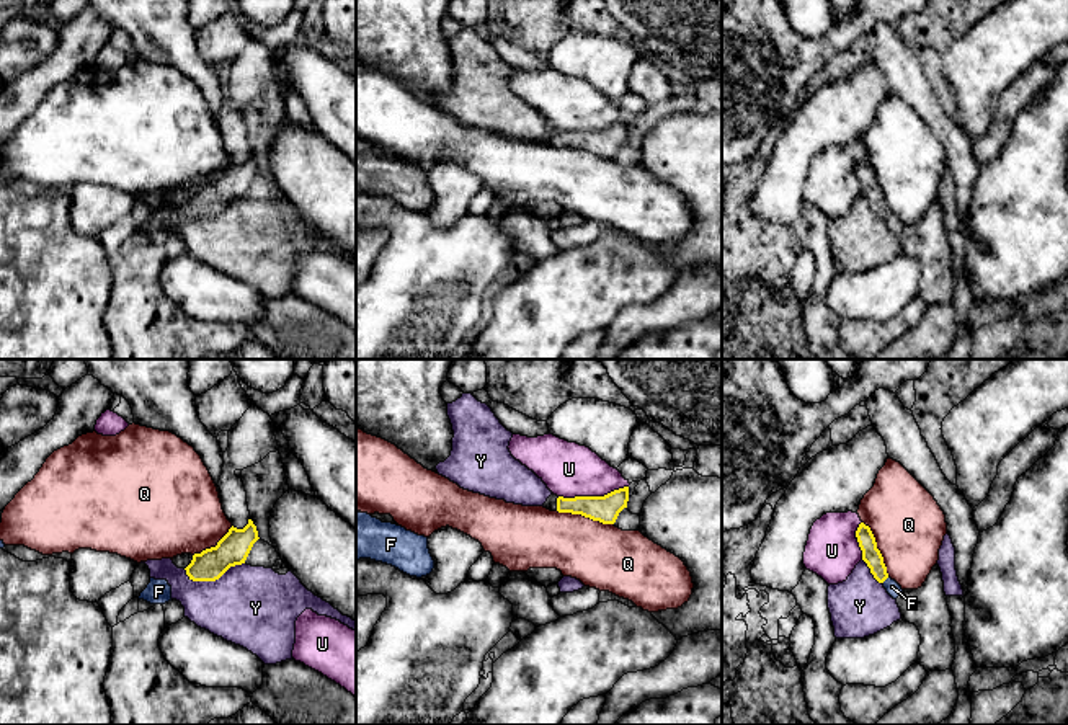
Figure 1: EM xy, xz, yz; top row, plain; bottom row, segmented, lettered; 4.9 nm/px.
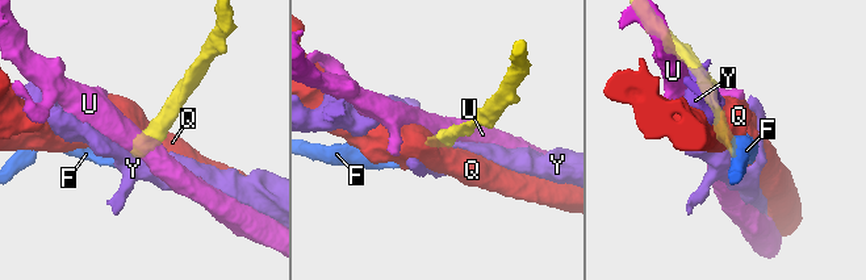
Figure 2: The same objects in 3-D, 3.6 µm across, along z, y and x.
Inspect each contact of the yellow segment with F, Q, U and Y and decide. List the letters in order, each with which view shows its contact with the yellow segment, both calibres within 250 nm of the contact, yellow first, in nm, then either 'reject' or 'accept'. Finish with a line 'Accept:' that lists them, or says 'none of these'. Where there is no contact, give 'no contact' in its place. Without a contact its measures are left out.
F: yz | 90/70 nm | accept
Q: xz | 130/320 nm | reject
U: xz | 130/260 nm | reject
Y: xy | 160/400 nm | reject
Accept: F

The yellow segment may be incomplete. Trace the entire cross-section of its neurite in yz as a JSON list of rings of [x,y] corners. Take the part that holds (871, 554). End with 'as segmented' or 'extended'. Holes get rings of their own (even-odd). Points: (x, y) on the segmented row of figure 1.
[[[861,523],[856,531],[856,537],[857,537],[859,547],[862,550],[862,560],[870,568],[870,573],[874,575],[874,578],[879,583],[883,585],[887,593],[893,599],[897,599],[903,593],[903,589],[895,580],[892,580],[888,576],[887,567],[883,563],[883,557],[882,557],[880,550],[877,549],[877,542],[875,542],[875,537],[874,537],[870,527],[866,526],[864,523]]]; extended

